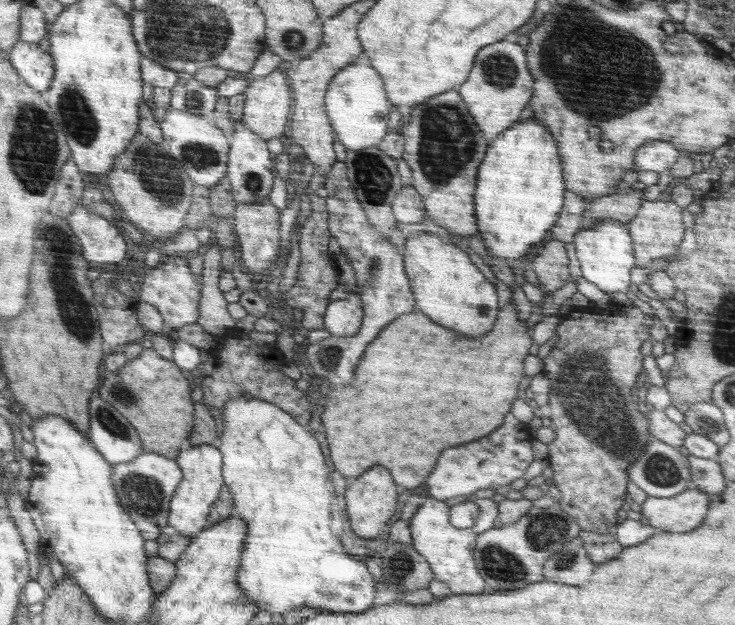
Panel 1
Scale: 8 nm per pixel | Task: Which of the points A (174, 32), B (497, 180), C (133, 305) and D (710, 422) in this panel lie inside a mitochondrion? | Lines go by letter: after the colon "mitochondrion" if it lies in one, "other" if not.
A: mitochondrion
B: other
C: other
D: mitochondrion

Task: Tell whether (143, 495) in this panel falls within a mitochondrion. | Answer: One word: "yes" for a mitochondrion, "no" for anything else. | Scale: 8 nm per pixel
yes

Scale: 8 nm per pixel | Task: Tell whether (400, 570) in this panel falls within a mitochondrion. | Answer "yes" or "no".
yes

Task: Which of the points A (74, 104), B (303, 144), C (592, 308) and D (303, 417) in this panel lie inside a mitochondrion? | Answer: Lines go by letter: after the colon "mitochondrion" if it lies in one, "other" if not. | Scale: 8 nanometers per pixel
A: mitochondrion
B: other
C: other
D: other

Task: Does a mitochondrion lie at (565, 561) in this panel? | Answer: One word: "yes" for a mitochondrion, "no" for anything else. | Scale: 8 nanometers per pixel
yes

